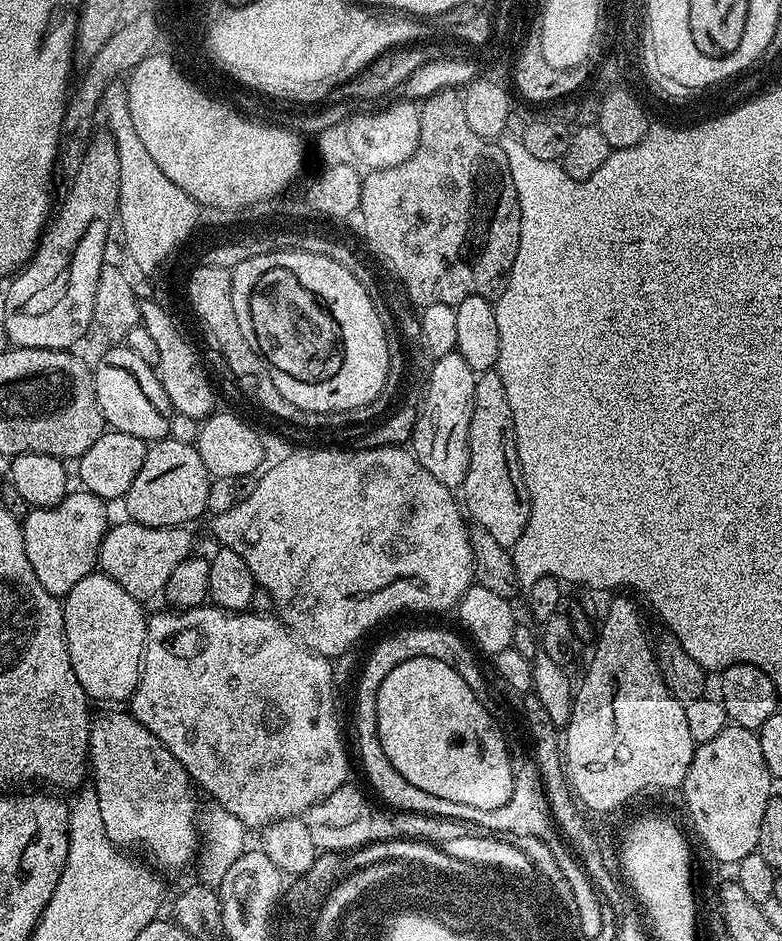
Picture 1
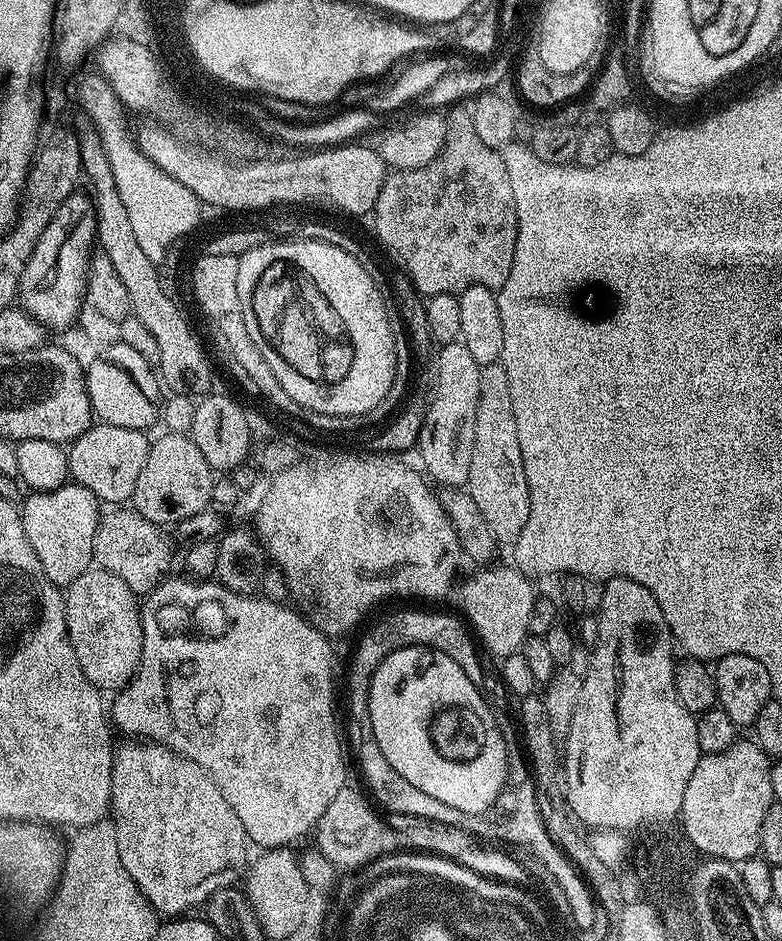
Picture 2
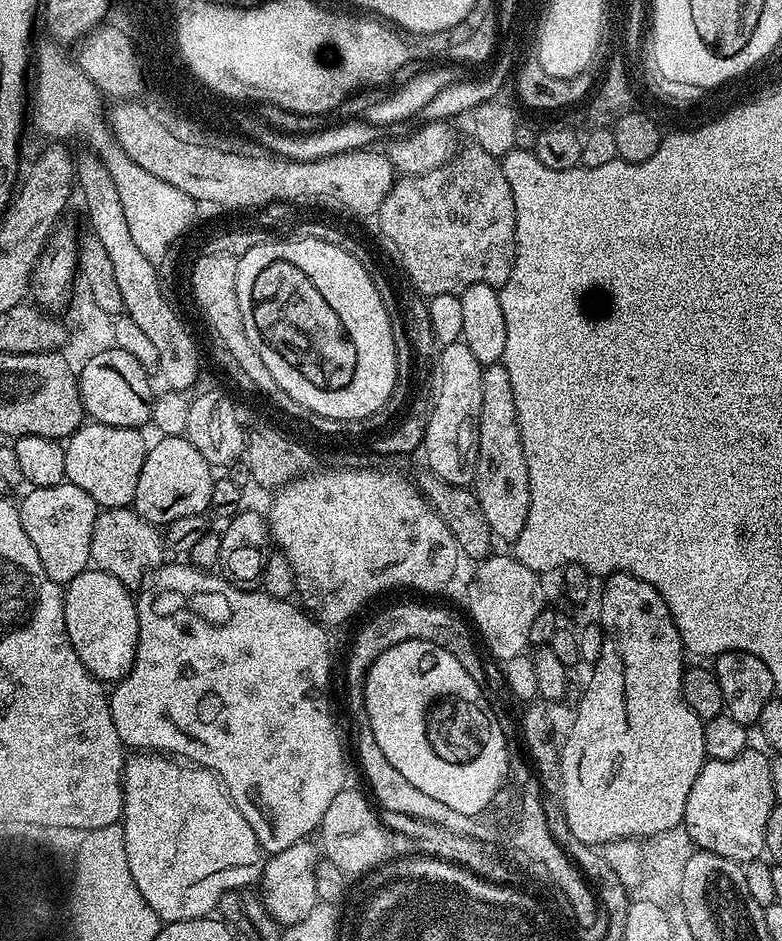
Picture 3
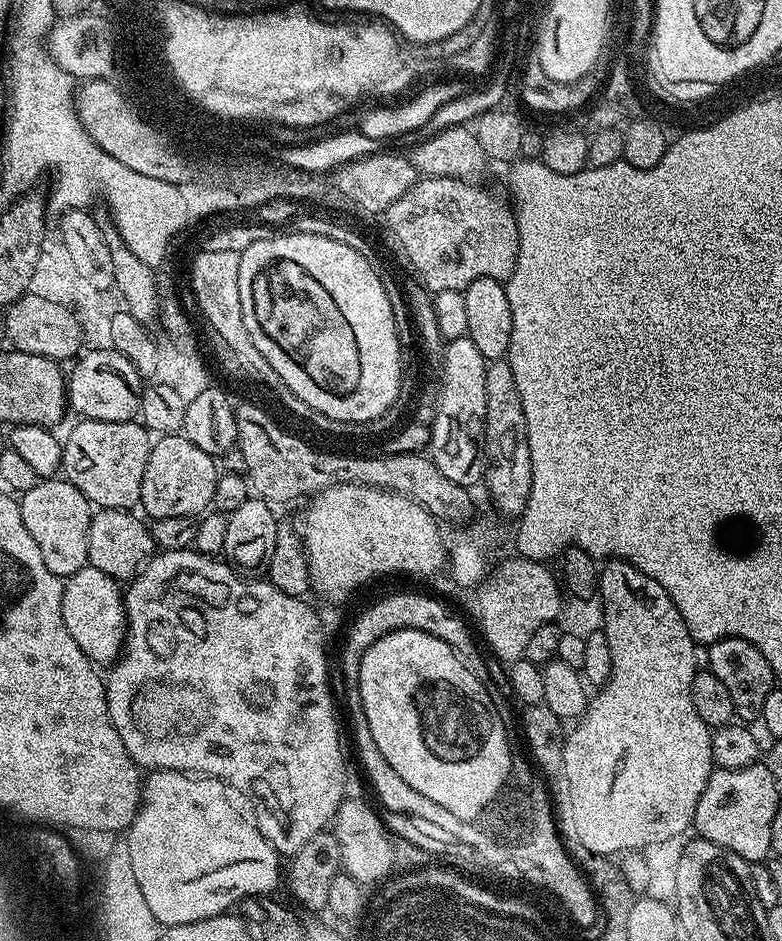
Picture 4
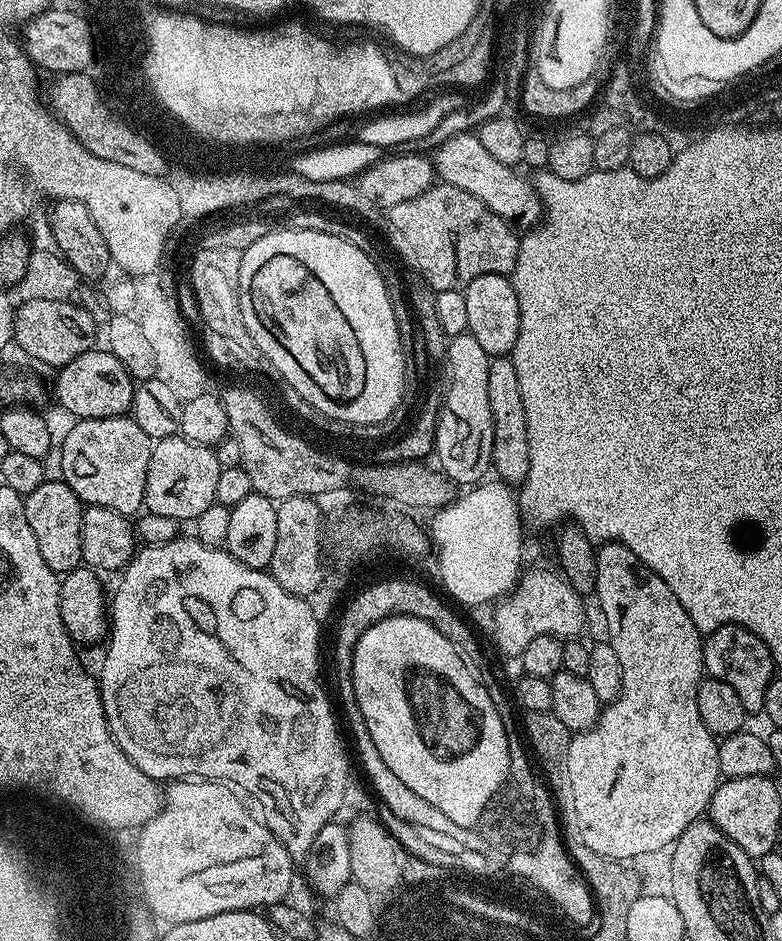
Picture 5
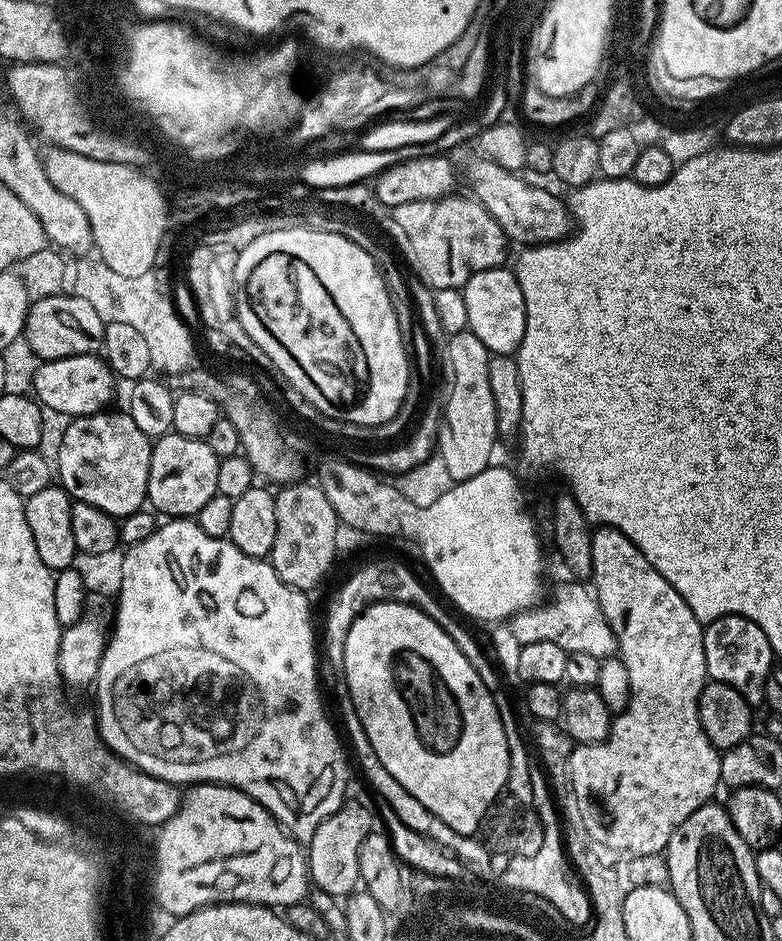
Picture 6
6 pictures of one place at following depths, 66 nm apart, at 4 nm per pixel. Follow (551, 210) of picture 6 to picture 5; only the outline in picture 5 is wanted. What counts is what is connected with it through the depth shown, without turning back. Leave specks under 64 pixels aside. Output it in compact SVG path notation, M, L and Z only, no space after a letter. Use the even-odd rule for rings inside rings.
M475 131L460 132L452 136L448 141L436 144L436 156L434 155L434 167L437 177L443 183L454 186L458 190L466 190L466 194L474 194L478 202L482 202L494 214L498 214L503 220L517 222L524 230L531 229L540 223L544 214L544 205L540 203L540 196L535 187L528 184L516 173L517 169L511 164L498 162L482 146L479 135Z

